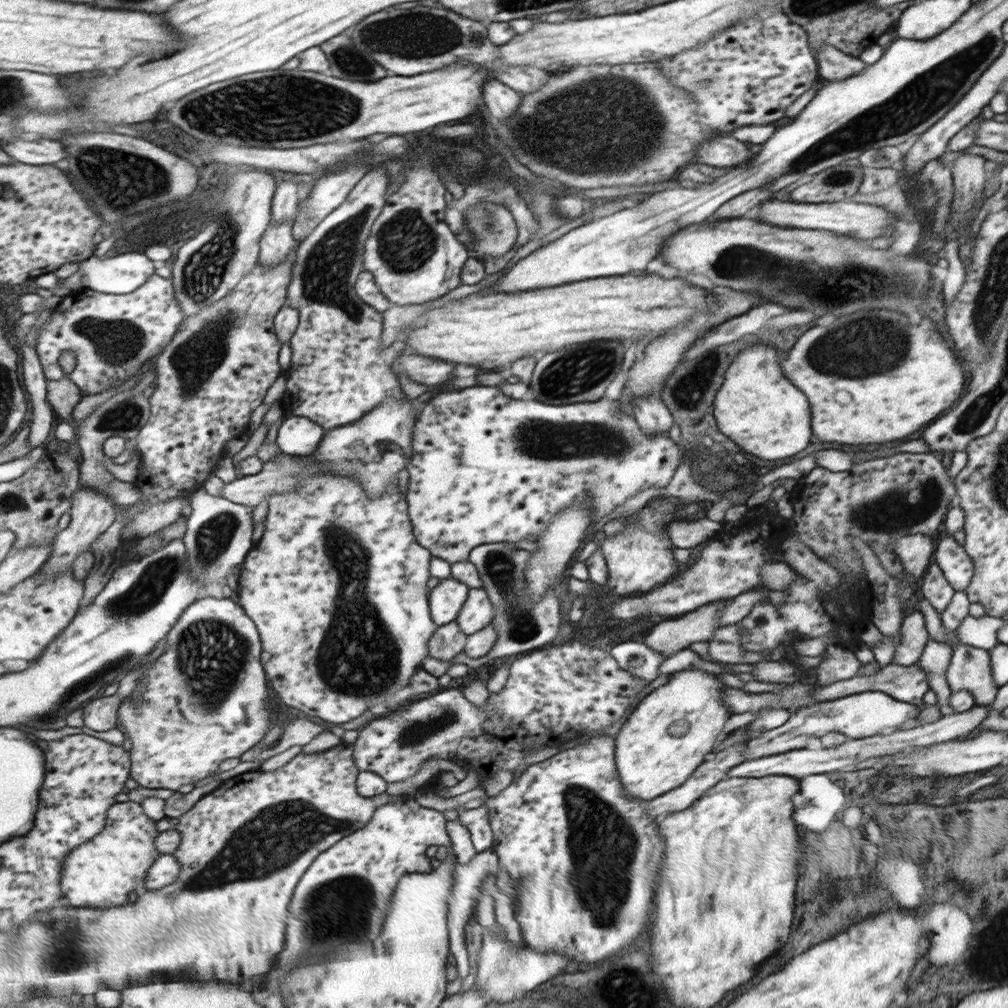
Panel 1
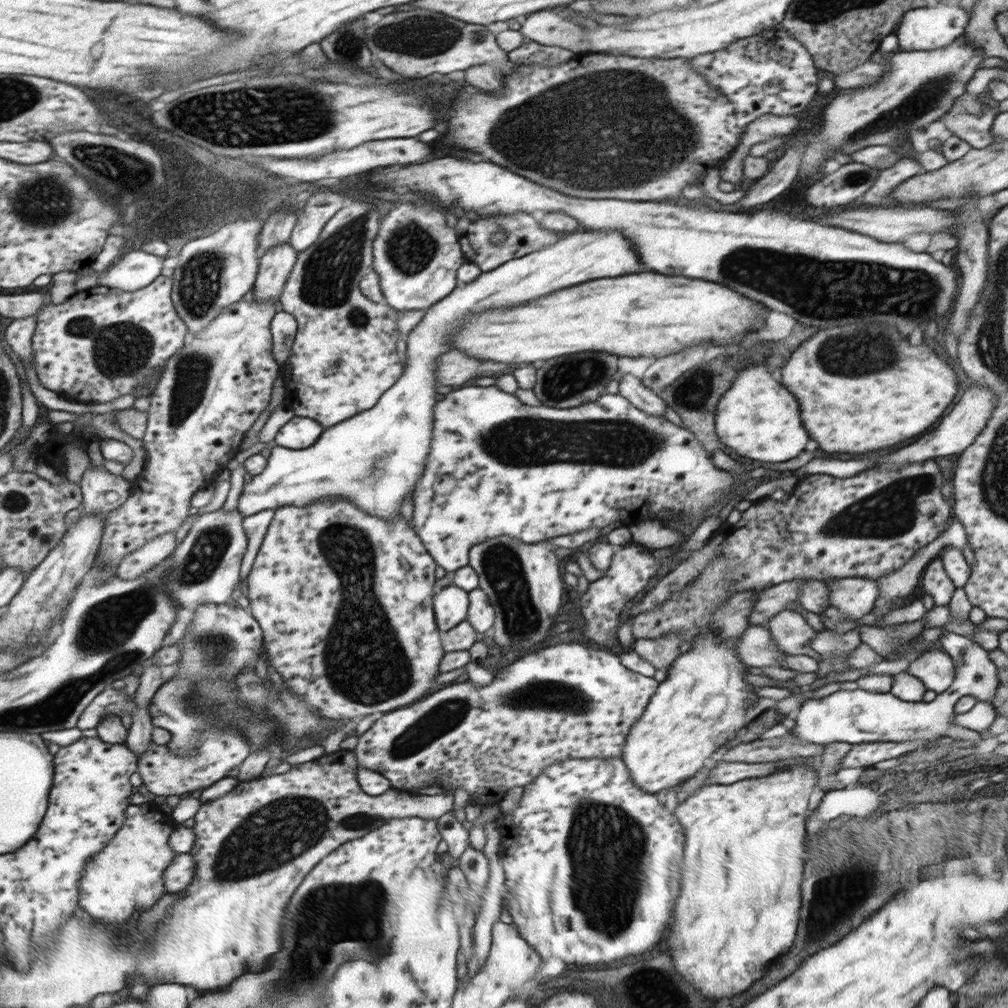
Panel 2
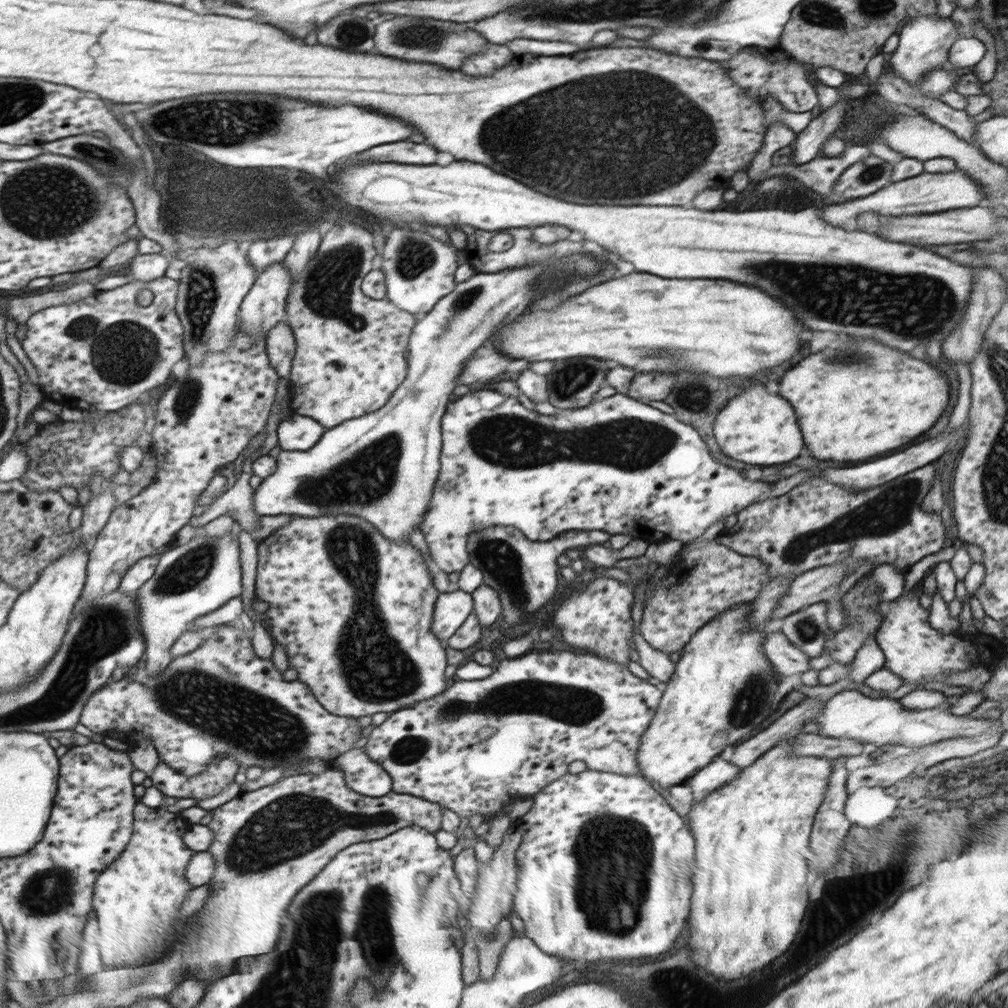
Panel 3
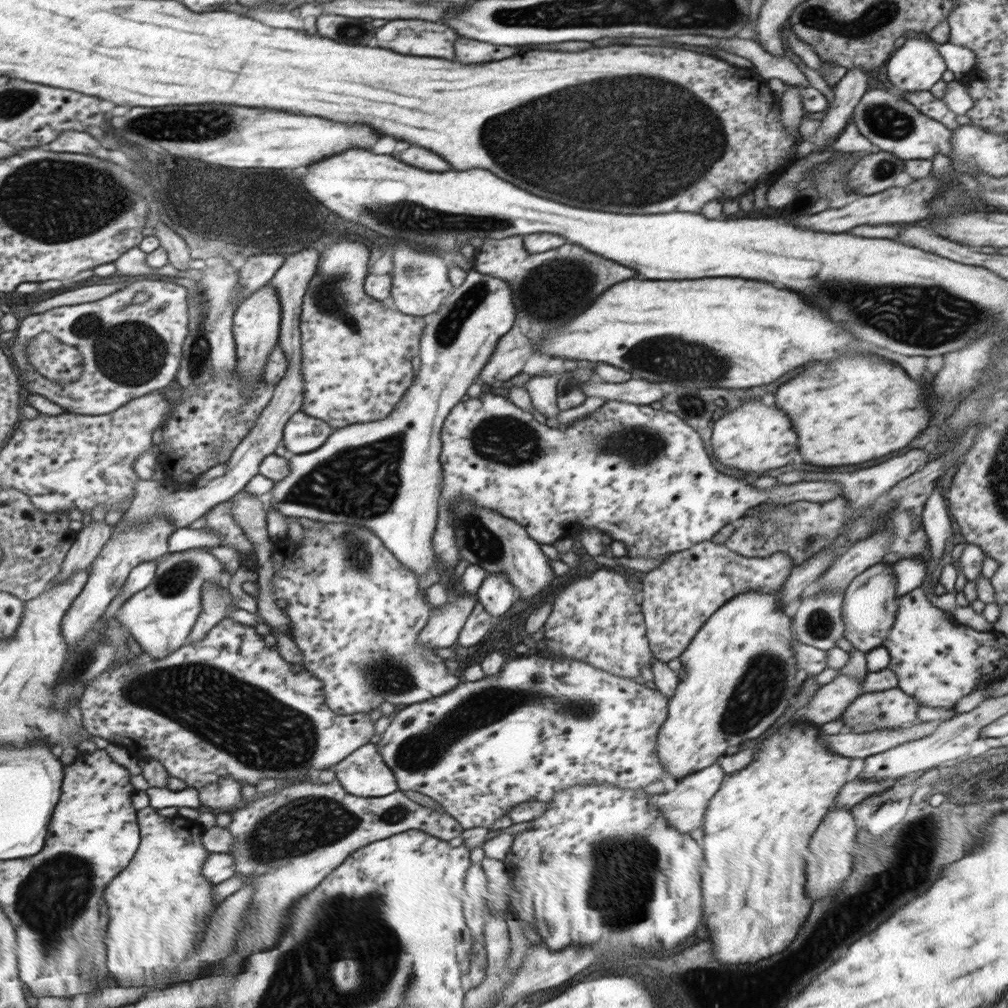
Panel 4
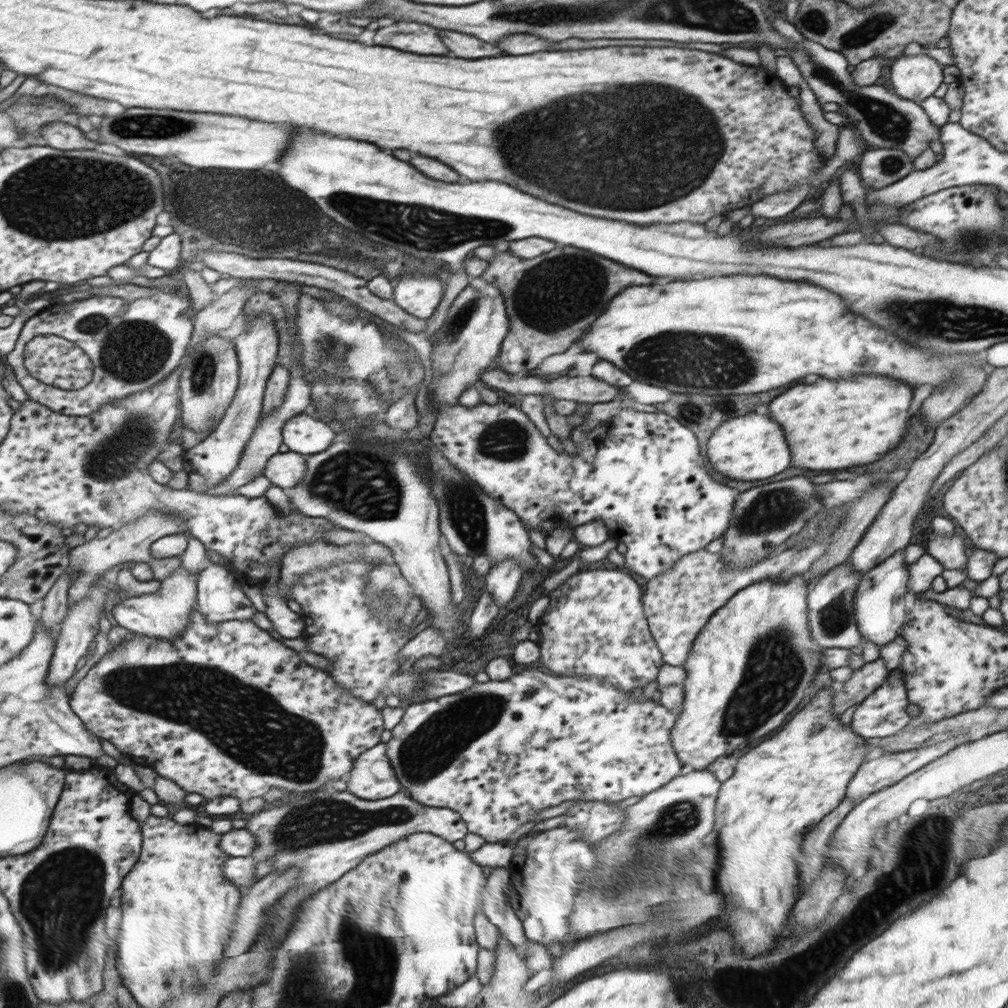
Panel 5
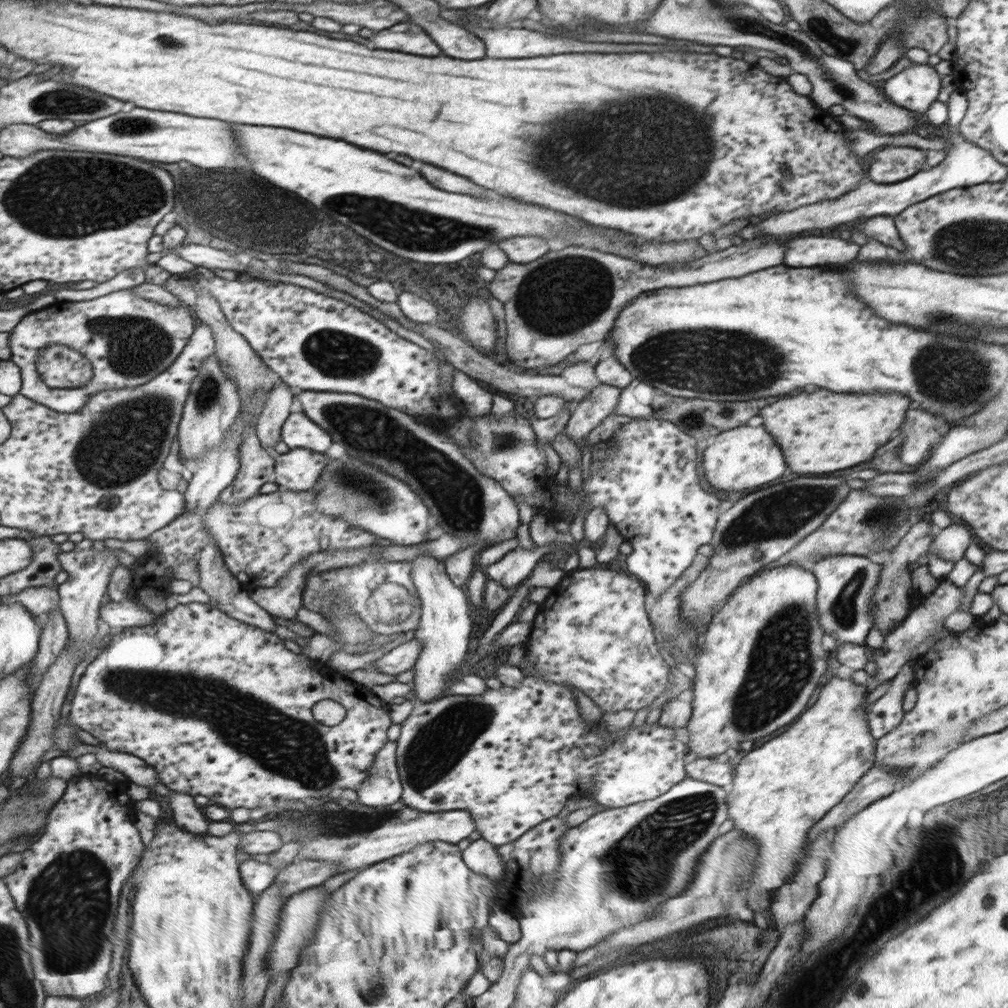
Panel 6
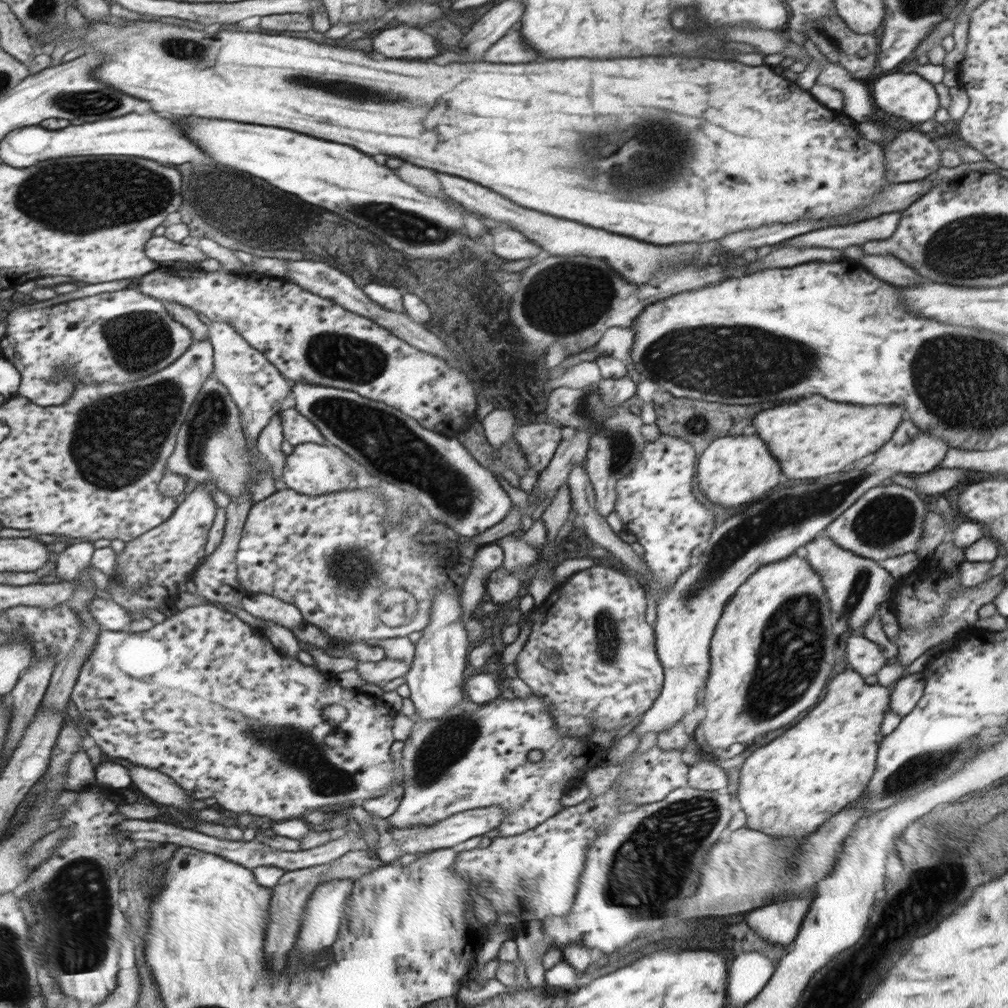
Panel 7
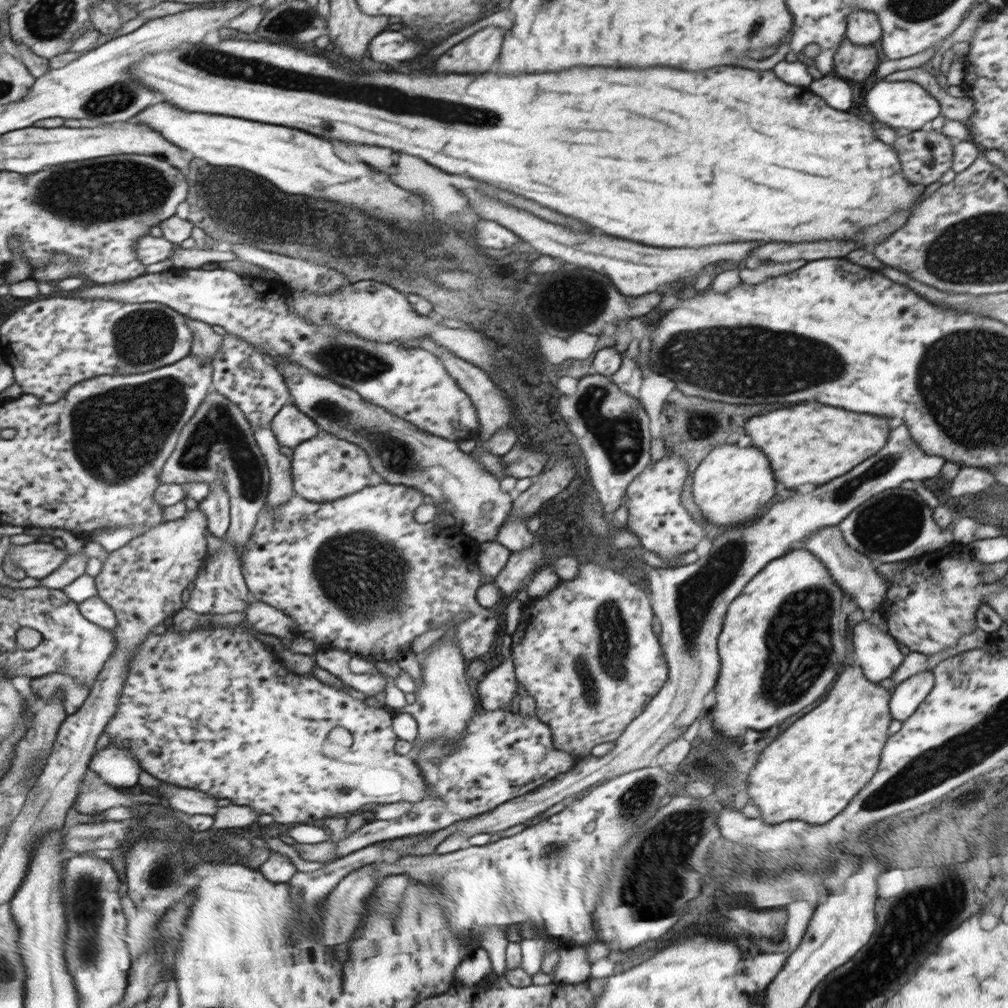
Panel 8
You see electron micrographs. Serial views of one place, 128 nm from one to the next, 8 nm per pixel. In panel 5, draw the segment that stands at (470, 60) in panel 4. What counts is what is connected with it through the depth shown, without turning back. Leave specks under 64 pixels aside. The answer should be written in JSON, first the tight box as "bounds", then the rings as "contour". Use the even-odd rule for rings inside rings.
{"bounds":[442,30,504,60],"contour":[[[442,30],[442,42],[450,50],[450,58],[466,58],[466,60],[476,60],[476,58],[498,58],[504,56],[502,50],[494,44],[486,44],[474,36],[460,34],[460,32],[450,32]]]}

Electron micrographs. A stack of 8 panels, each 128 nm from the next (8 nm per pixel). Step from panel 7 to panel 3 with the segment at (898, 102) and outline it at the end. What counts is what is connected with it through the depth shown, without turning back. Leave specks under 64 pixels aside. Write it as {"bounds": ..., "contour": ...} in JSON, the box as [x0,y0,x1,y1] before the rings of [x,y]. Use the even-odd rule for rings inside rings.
{"bounds":[890,14,960,84],"contour":[[[936,14],[918,15],[908,20],[898,32],[898,47],[892,52],[890,58],[894,74],[914,84],[920,81],[926,73],[930,73],[932,69],[938,69],[940,65],[947,63],[950,46],[959,39],[958,30],[960,27],[952,17],[941,18]]]}

